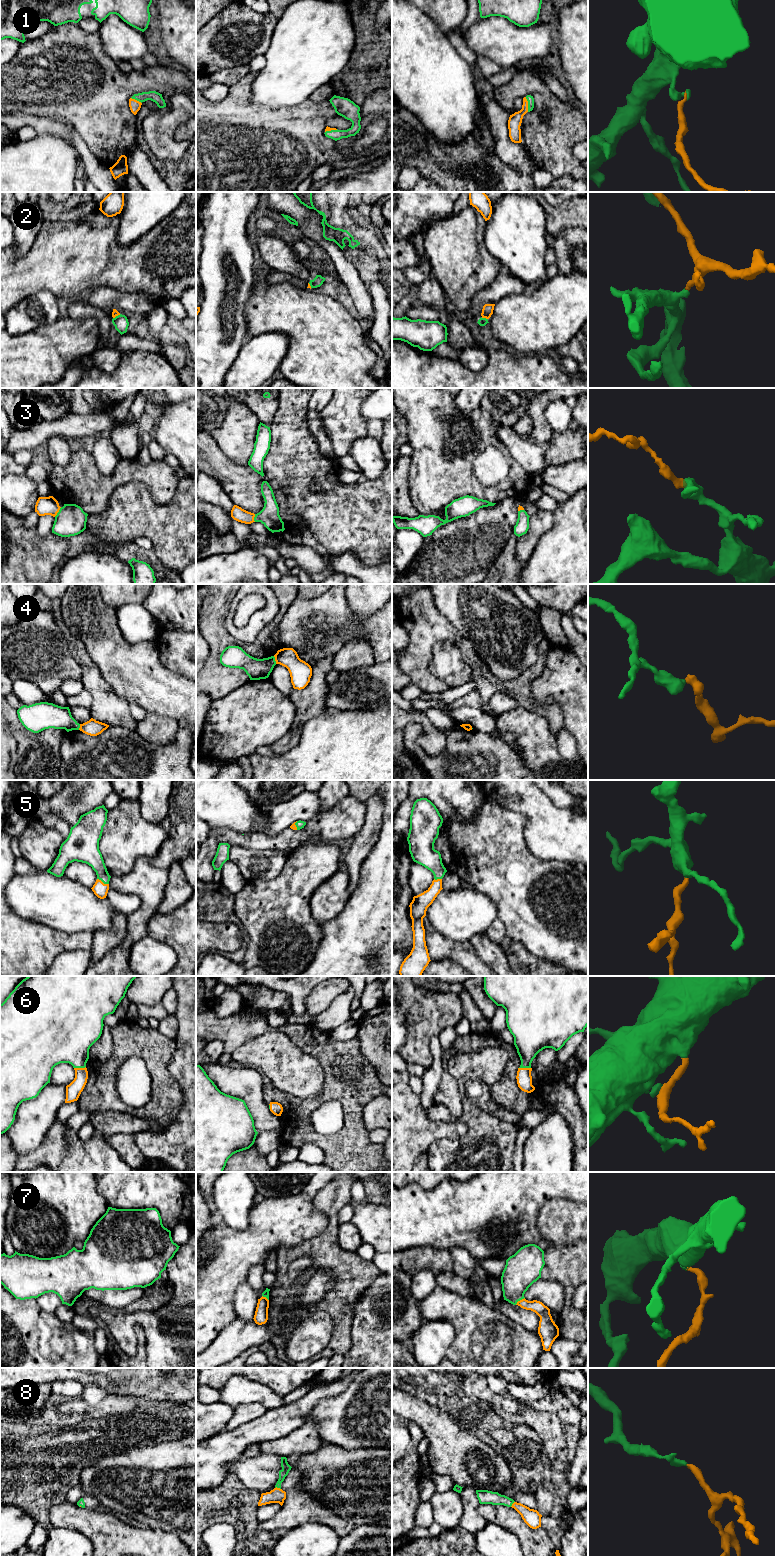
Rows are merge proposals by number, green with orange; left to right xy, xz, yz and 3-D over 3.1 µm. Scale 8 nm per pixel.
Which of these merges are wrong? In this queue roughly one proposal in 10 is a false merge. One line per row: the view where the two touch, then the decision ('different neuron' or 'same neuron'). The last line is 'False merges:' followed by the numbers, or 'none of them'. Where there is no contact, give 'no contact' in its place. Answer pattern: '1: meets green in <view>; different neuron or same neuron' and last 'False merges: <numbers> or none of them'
1: meets green in yz; same neuron
2: meets green in yz; same neuron
3: meets green in xy; same neuron
4: meets green in xz; different neuron
5: meets green in xy; same neuron
6: meets green in xy; same neuron
7: meets green in yz; same neuron
8: meets green in xz; same neuron
False merges: 4

